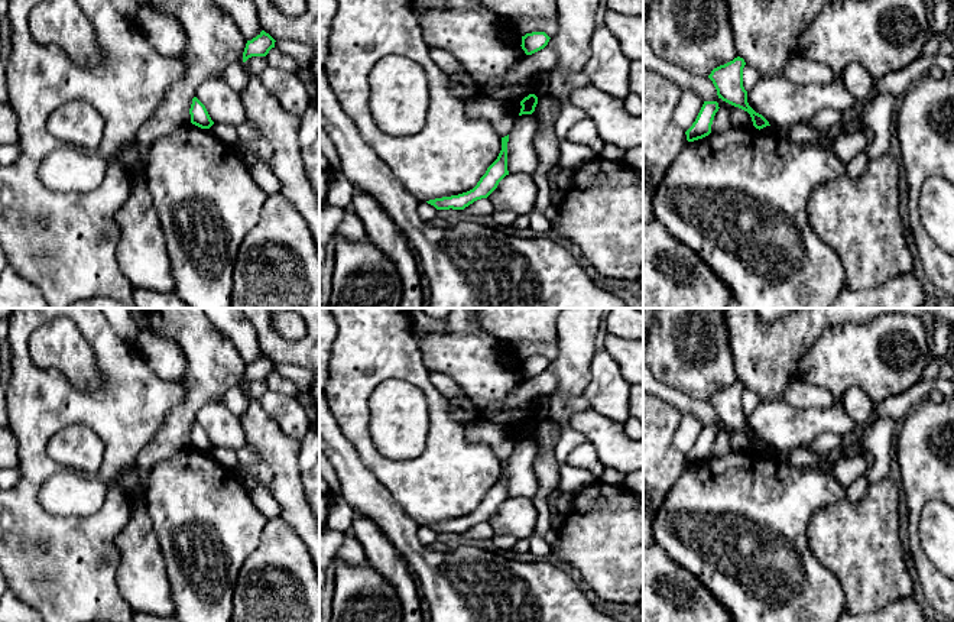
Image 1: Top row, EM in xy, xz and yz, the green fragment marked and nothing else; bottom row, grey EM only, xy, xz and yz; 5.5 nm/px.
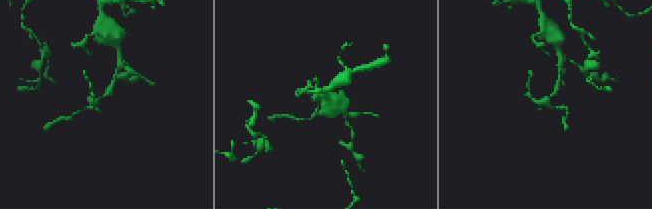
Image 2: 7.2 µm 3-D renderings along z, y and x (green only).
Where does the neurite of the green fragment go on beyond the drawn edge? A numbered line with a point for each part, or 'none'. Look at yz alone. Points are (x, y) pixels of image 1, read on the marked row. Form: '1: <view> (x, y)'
none

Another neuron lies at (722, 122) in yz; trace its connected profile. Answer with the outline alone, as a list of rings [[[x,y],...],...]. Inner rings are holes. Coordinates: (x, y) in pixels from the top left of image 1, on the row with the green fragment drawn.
[[[718,108],[711,124],[711,133],[720,135],[733,127],[730,114],[726,108]]]

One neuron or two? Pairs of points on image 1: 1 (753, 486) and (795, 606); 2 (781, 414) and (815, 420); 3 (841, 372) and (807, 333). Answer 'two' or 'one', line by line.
1: one
2: one
3: two

